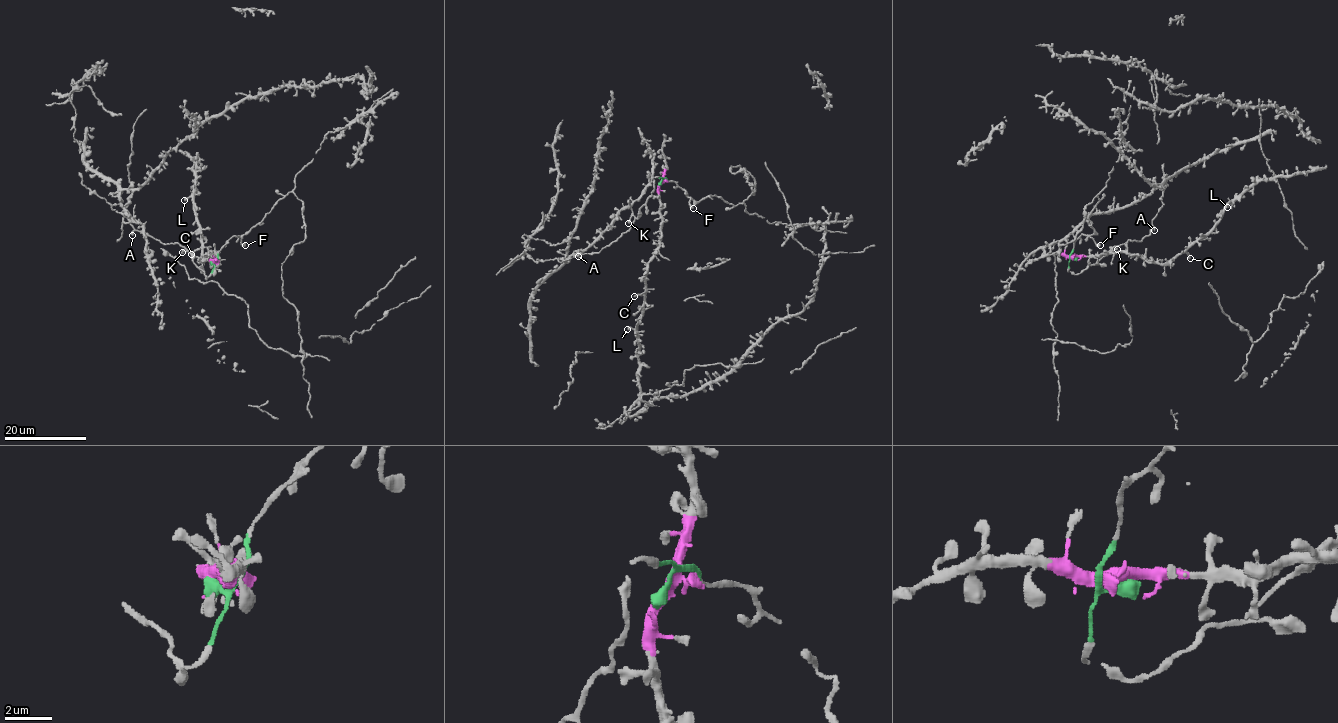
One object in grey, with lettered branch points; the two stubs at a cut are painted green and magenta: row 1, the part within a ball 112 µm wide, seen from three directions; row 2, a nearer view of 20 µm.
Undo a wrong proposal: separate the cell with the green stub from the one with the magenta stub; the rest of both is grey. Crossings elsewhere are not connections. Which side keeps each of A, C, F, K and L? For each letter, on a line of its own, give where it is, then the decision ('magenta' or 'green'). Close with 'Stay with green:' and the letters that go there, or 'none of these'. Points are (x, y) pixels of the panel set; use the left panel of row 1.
A: place (132, 235); green
C: place (191, 254); magenta
F: place (245, 245); green
K: place (182, 252); green
L: place (184, 200); magenta
Stay with green: A, F, K

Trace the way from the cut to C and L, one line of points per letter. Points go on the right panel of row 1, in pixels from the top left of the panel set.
C: (1073, 257), (1113, 252), (1138, 254), (1156, 263), (1170, 261), (1185, 252), (1189, 258)
L: (1073, 257), (1127, 252), (1156, 263), (1170, 261), (1206, 234), (1220, 218), (1224, 206), (1227, 207)

